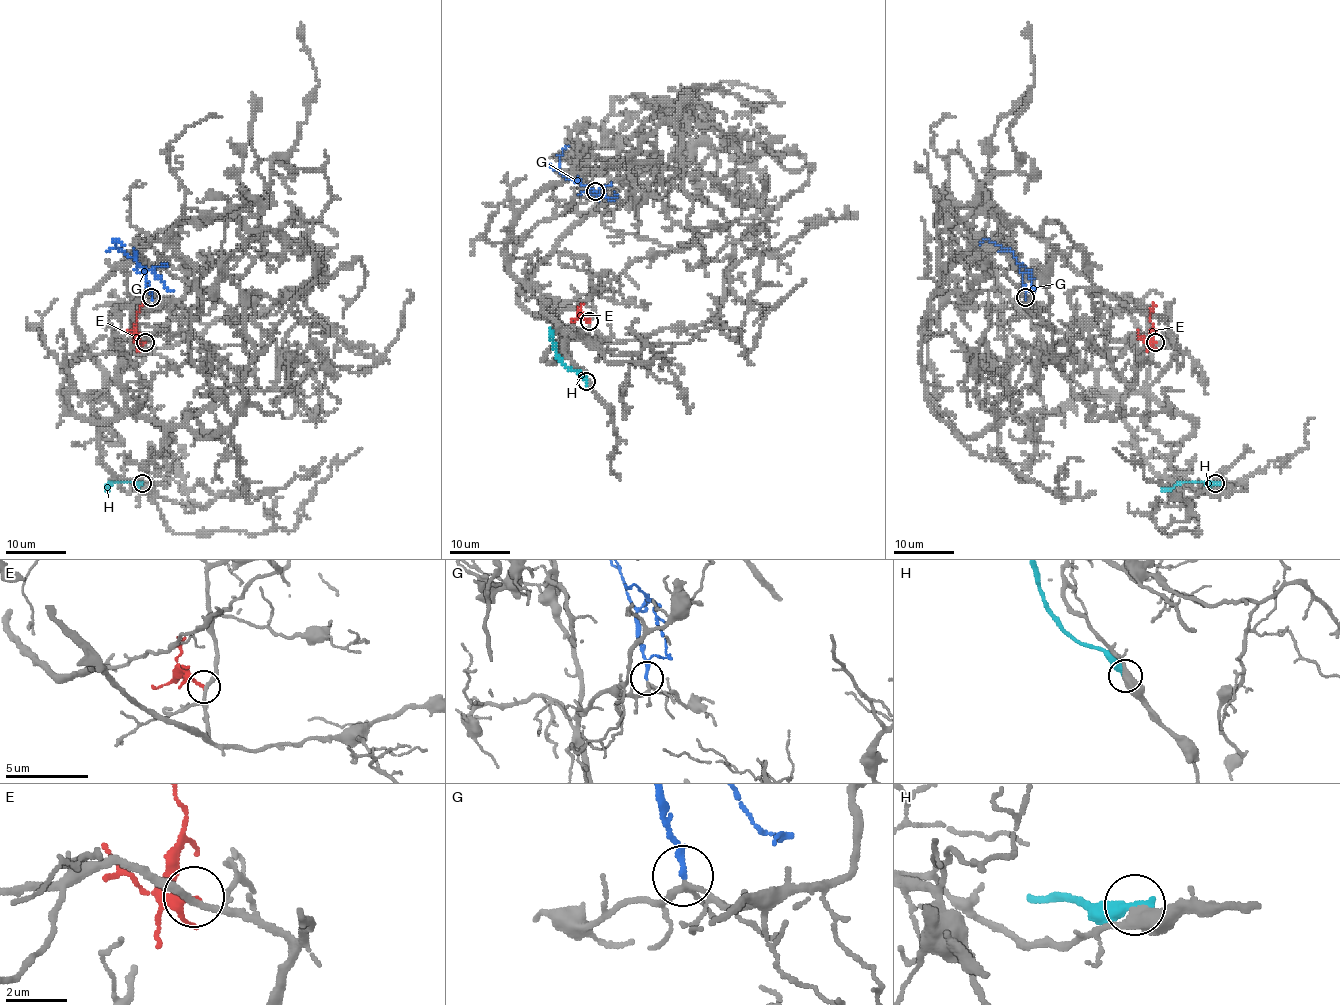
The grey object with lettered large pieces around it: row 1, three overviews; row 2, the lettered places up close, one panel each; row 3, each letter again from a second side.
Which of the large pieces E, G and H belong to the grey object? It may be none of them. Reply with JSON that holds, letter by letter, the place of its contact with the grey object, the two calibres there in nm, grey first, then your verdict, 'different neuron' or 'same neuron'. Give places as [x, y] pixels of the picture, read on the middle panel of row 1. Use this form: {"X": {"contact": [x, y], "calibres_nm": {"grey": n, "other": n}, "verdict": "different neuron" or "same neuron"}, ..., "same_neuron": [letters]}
{"E": {"contact": [589, 321], "calibres_nm": {"grey": 180, "other": 200}, "verdict": "different neuron"}, "G": {"contact": [595, 191], "calibres_nm": {"grey": 150, "other": 220}, "verdict": "same neuron"}, "H": {"contact": [586, 381], "calibres_nm": {"grey": 440, "other": 400}, "verdict": "different neuron"}, "same_neuron": ["G"]}

